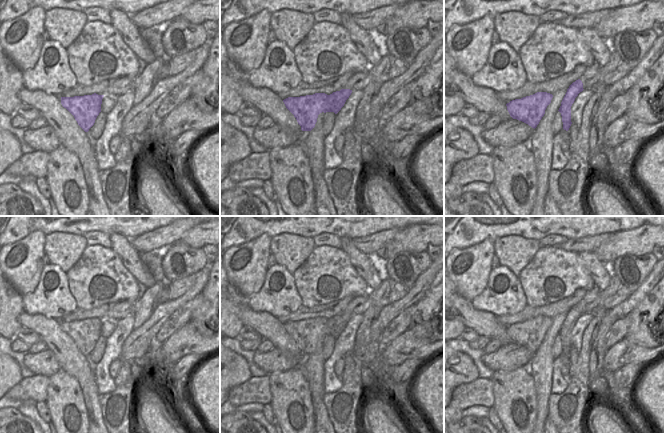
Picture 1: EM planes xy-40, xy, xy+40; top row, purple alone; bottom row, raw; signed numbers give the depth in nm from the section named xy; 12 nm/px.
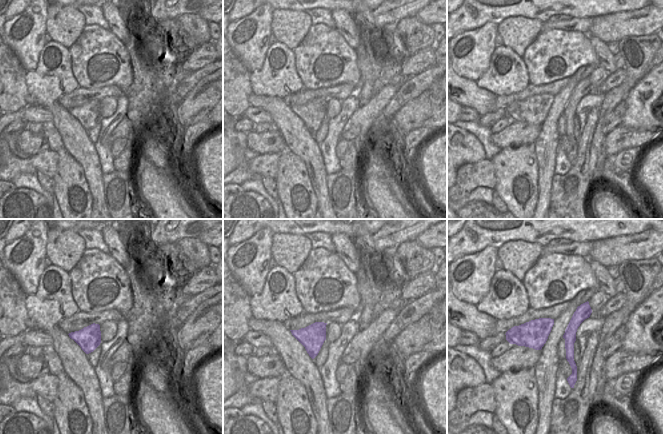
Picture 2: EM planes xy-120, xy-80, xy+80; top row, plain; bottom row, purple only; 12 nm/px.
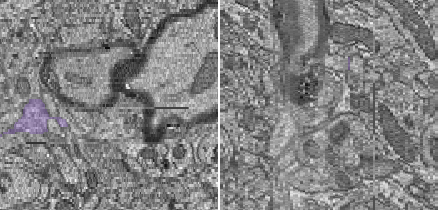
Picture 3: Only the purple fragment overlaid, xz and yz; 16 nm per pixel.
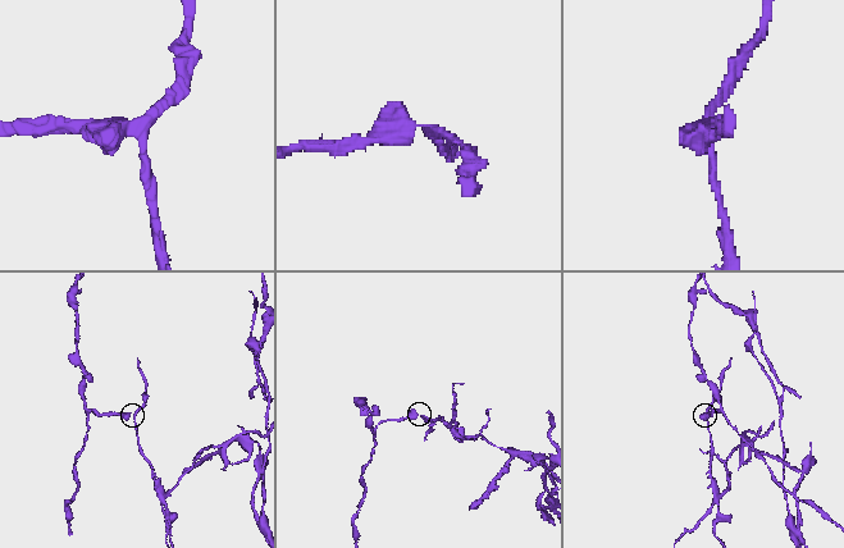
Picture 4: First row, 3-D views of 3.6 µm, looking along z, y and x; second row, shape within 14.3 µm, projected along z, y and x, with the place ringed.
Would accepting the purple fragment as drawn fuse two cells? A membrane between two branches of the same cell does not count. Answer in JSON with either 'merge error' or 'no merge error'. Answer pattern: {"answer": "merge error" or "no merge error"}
{"answer": "merge error"}

